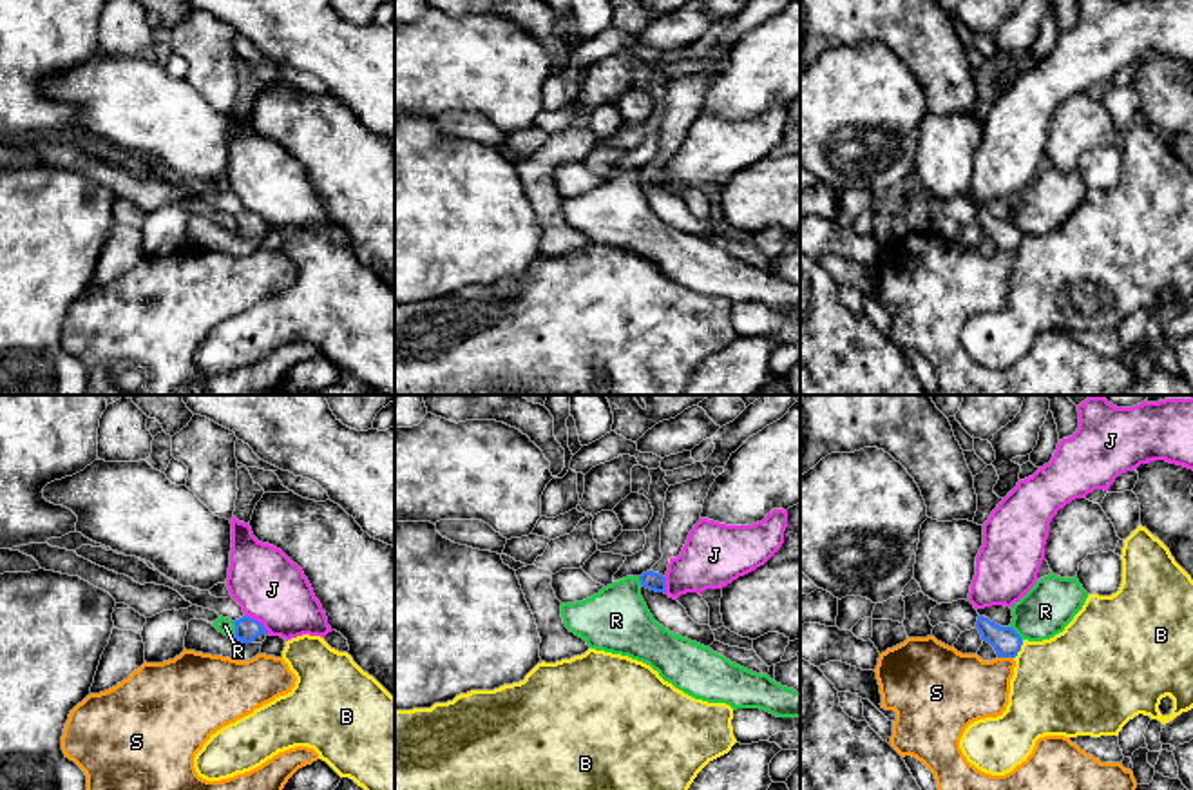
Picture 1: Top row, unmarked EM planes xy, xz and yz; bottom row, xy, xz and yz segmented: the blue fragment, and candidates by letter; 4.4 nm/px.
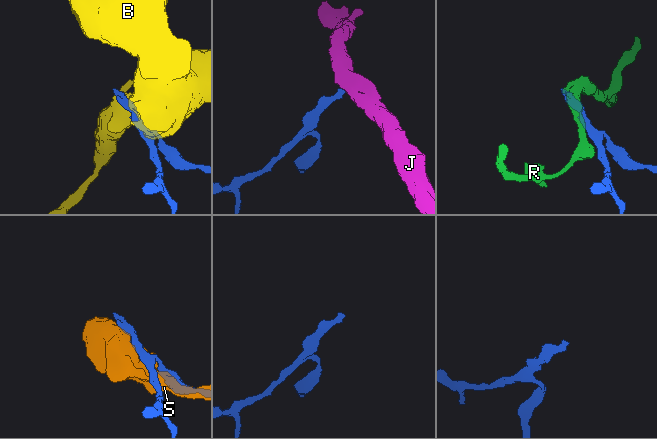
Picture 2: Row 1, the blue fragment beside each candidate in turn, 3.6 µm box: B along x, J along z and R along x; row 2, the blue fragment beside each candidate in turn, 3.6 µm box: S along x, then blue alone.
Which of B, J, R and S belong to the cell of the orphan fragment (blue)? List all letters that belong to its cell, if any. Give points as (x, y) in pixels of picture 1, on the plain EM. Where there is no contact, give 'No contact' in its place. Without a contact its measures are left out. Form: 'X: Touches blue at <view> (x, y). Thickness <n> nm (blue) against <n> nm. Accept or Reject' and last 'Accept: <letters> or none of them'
B: Touches blue at yz (1020, 243). Thickness 120 nm (blue) against 440 nm. Reject
J: Touches blue at xy (256, 214). Thickness 110 nm (blue) against 300 nm. Reject
R: Touches blue at xy (236, 223). Thickness 110 nm (blue) against 70 nm. Reject
S: Touches blue at yz (1005, 250). Thickness 120 nm (blue) against 320 nm. Reject
Accept: none of them

